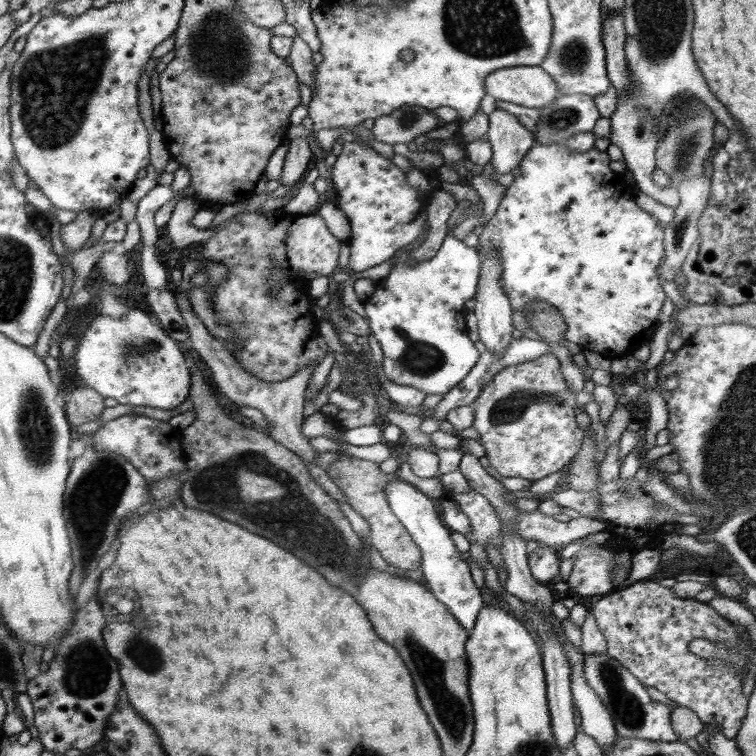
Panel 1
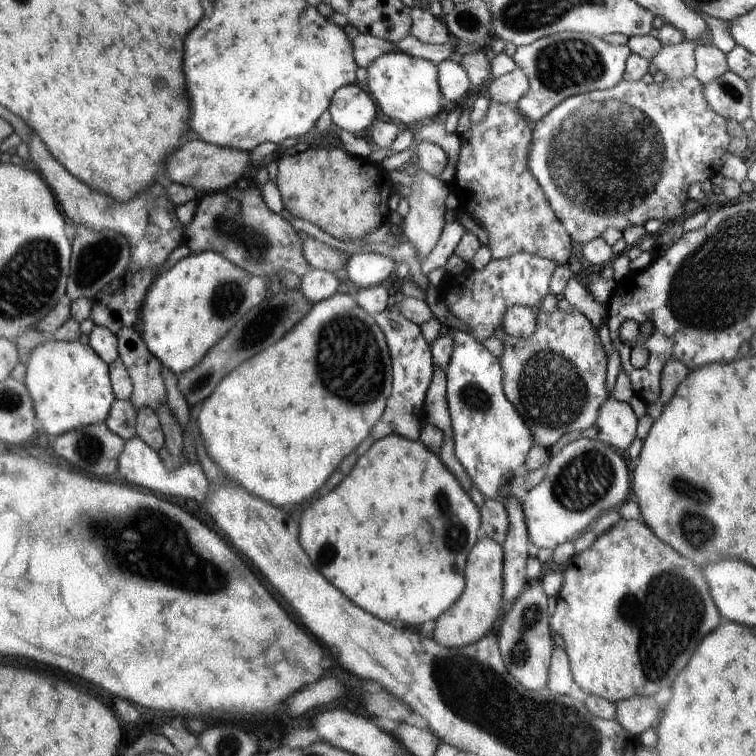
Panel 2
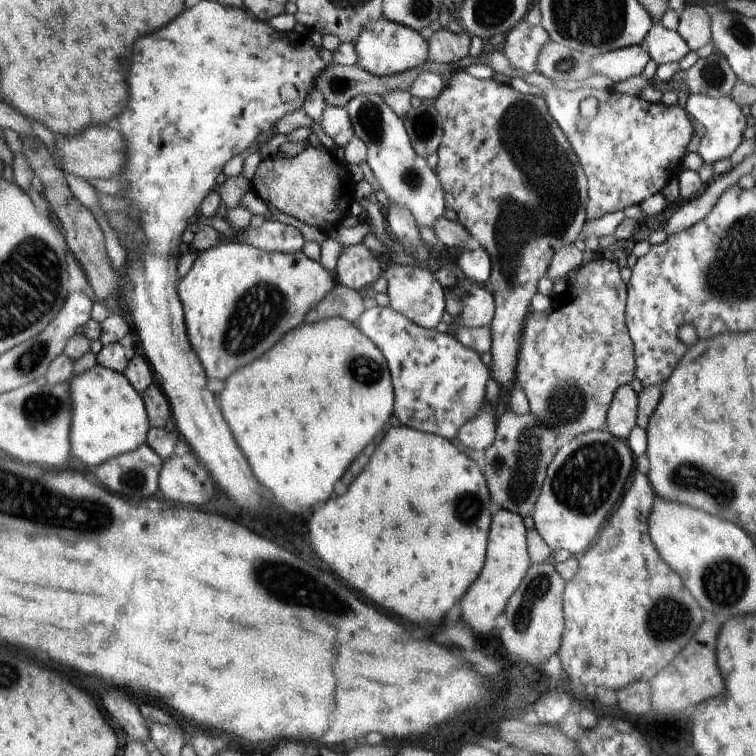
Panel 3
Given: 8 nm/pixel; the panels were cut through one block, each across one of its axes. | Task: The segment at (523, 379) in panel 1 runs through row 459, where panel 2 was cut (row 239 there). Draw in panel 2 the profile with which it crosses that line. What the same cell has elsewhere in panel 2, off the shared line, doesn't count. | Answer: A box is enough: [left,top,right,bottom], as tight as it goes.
[452,102,572,265]

